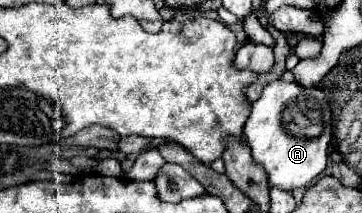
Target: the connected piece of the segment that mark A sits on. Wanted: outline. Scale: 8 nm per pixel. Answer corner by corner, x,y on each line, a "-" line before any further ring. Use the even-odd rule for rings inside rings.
274,81
270,85
266,85
260,99
252,103
250,117
244,125
244,137
246,137
248,147
252,149
254,161
266,169
266,173
270,177
270,185
286,189
286,191
294,191
294,187
310,185
312,179
316,179
326,169
328,145
332,141
332,113
330,113
326,93
318,87
302,87
296,81
290,81
290,83
288,81
-
286,111
302,111
302,121
300,121
302,131
290,131
294,127
292,125
294,121
292,121
292,117
288,119

